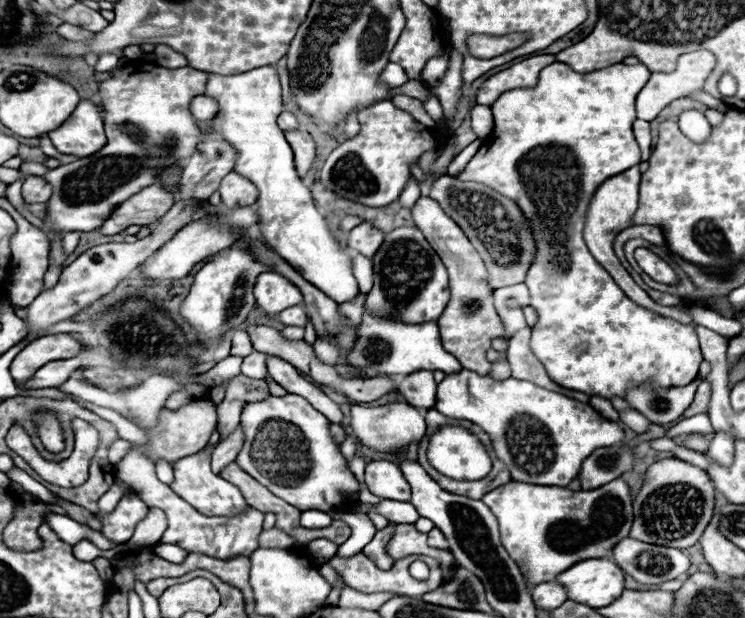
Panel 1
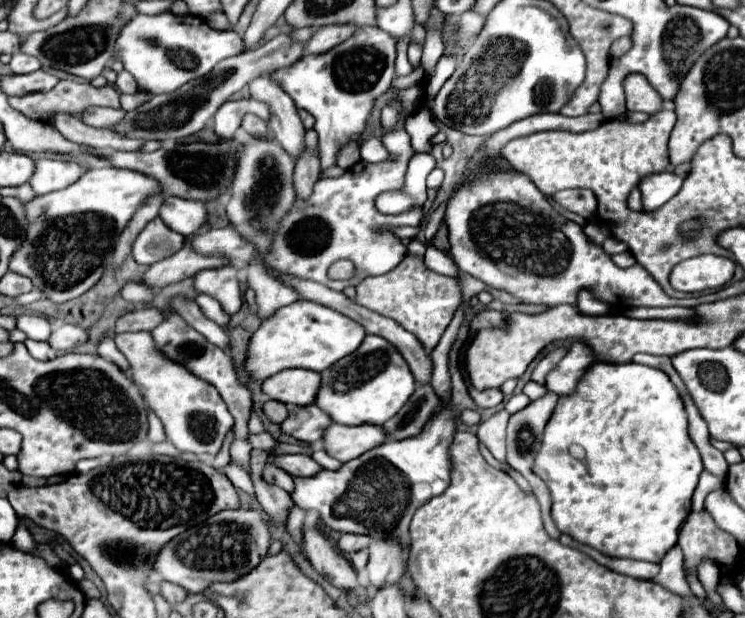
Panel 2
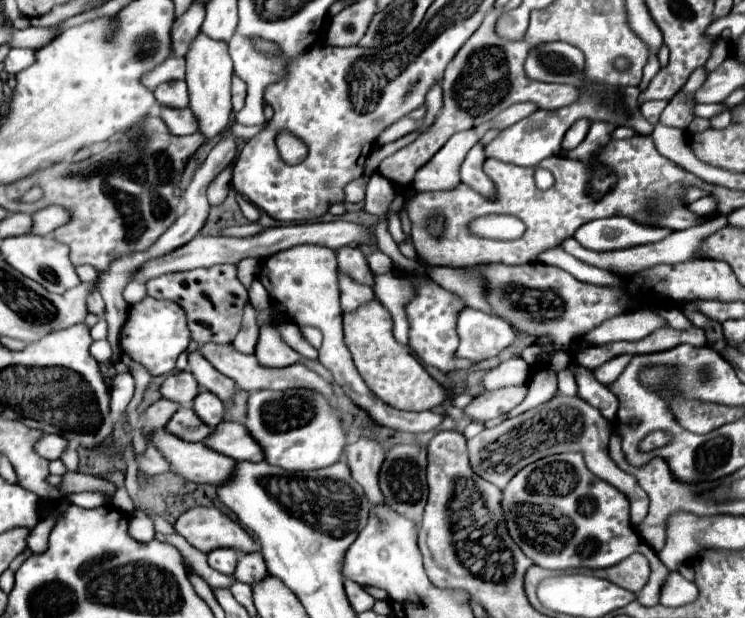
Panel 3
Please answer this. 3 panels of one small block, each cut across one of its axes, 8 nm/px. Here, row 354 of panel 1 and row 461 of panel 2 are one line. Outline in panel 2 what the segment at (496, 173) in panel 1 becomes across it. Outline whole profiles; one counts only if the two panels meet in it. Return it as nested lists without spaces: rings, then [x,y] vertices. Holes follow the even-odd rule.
[[[636,362],[594,364],[578,384],[578,394],[558,400],[534,464],[534,472],[550,488],[552,518],[562,534],[606,556],[646,562],[660,562],[678,542],[678,530],[692,510],[692,492],[702,470],[676,386],[662,370]]]

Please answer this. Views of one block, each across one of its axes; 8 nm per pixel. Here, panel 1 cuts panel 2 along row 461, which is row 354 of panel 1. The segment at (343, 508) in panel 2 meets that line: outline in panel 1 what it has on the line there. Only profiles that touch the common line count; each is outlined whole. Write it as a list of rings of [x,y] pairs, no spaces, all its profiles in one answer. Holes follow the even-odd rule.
[[[366,312],[358,330],[358,342],[354,344],[348,362],[352,366],[386,376],[410,374],[414,370],[442,370],[444,374],[462,370],[458,360],[442,348],[436,322],[424,322],[422,326],[402,326],[402,322],[382,322],[380,318],[374,318]]]

